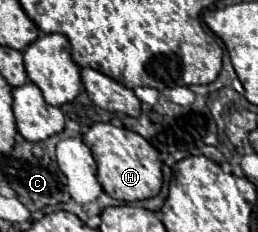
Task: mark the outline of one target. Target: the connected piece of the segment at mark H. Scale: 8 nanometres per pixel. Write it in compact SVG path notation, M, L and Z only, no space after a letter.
M99 122L99 124L93 124L83 134L83 142L89 146L97 162L97 180L111 198L117 198L123 202L135 202L135 200L145 200L159 194L163 184L161 160L157 150L143 136L127 128L117 128L113 124Z

